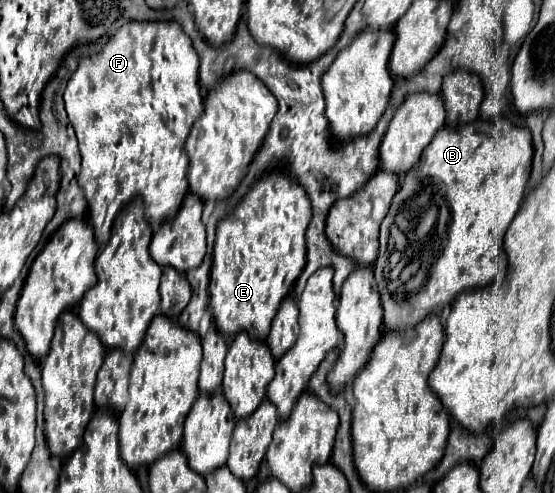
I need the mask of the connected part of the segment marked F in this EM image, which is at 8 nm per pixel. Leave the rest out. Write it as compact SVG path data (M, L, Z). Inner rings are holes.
M126 22L106 46L92 56L82 56L70 78L64 104L68 118L76 130L82 172L78 184L86 196L90 222L98 246L106 246L112 220L118 210L132 198L140 196L146 208L146 218L158 226L182 204L188 192L188 156L184 142L190 126L202 114L202 94L198 86L198 54L178 22Z

